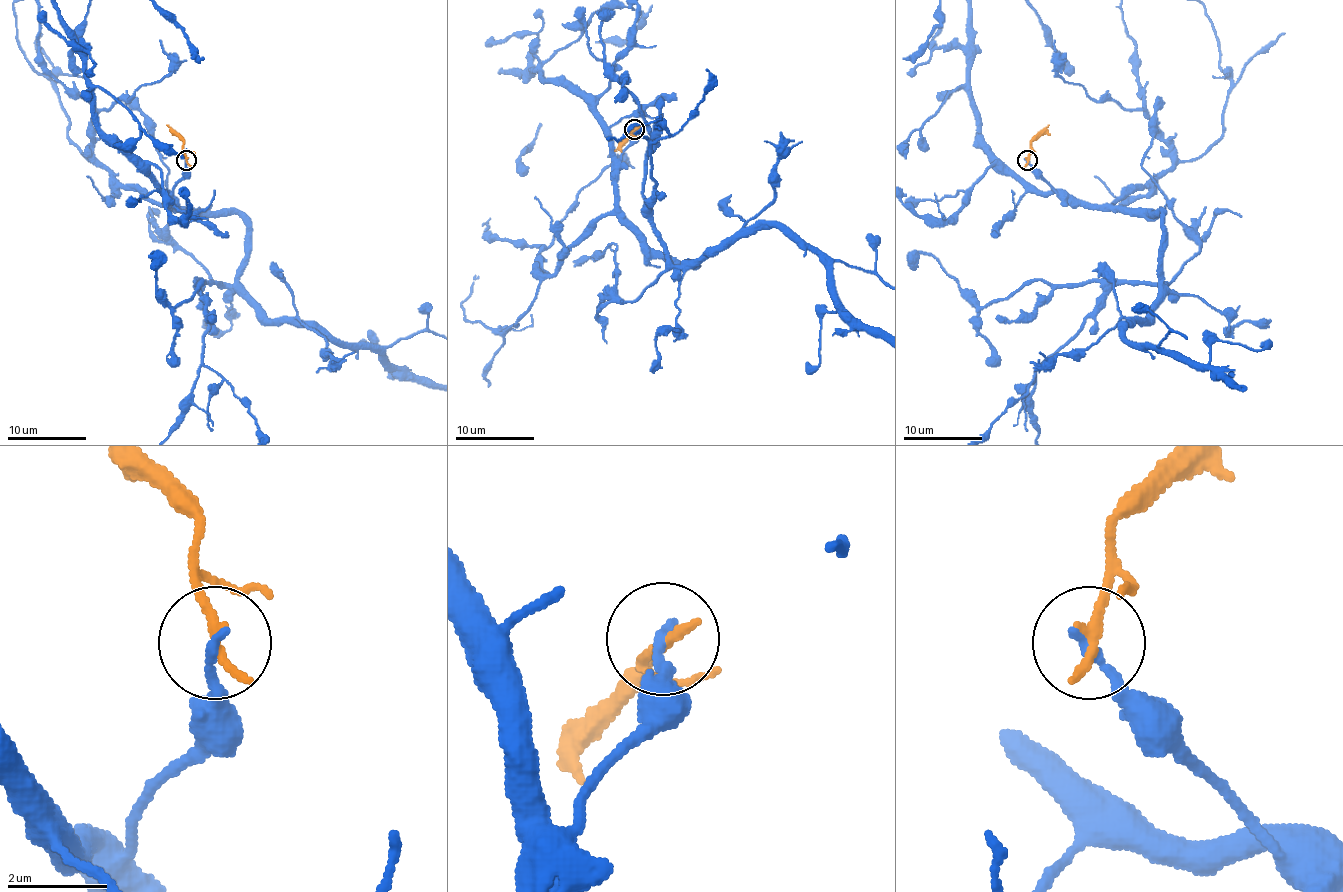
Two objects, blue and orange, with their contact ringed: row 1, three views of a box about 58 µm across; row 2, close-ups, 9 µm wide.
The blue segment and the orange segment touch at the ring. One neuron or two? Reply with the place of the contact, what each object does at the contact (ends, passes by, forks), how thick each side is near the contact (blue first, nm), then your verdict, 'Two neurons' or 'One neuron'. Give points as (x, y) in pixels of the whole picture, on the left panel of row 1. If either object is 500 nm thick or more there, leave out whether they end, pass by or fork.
Place: (186, 160). At the ring blue ends. At the ring orange ends. Thickness 240 nm (blue) against 240 nm. Two neurons

